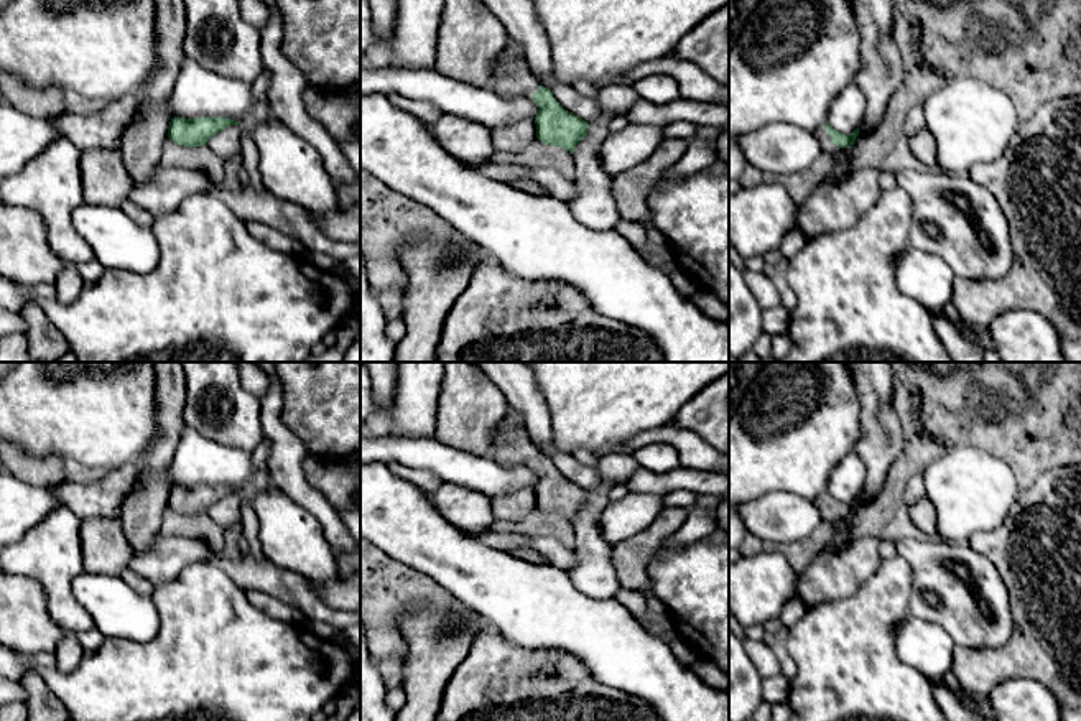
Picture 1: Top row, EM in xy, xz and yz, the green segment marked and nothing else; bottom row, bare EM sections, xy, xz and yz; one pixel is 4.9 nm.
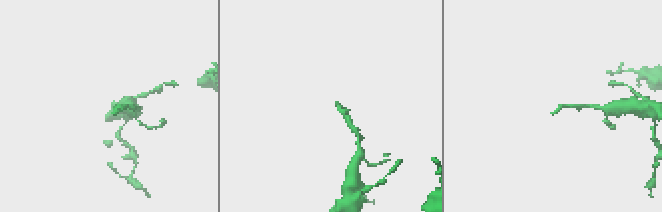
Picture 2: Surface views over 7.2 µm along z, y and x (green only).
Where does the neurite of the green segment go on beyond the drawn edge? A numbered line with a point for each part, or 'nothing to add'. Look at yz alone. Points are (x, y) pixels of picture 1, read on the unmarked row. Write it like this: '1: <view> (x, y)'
1: yz (882, 438)

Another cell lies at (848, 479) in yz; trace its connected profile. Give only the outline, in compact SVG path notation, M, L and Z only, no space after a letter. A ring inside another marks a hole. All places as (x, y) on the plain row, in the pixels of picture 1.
M859 451L844 456L828 479L828 494L839 502L857 499L867 481L867 466Z

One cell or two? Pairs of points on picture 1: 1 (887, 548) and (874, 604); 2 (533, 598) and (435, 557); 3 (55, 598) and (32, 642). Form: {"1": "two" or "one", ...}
{"1": "two", "2": "one", "3": "two"}

